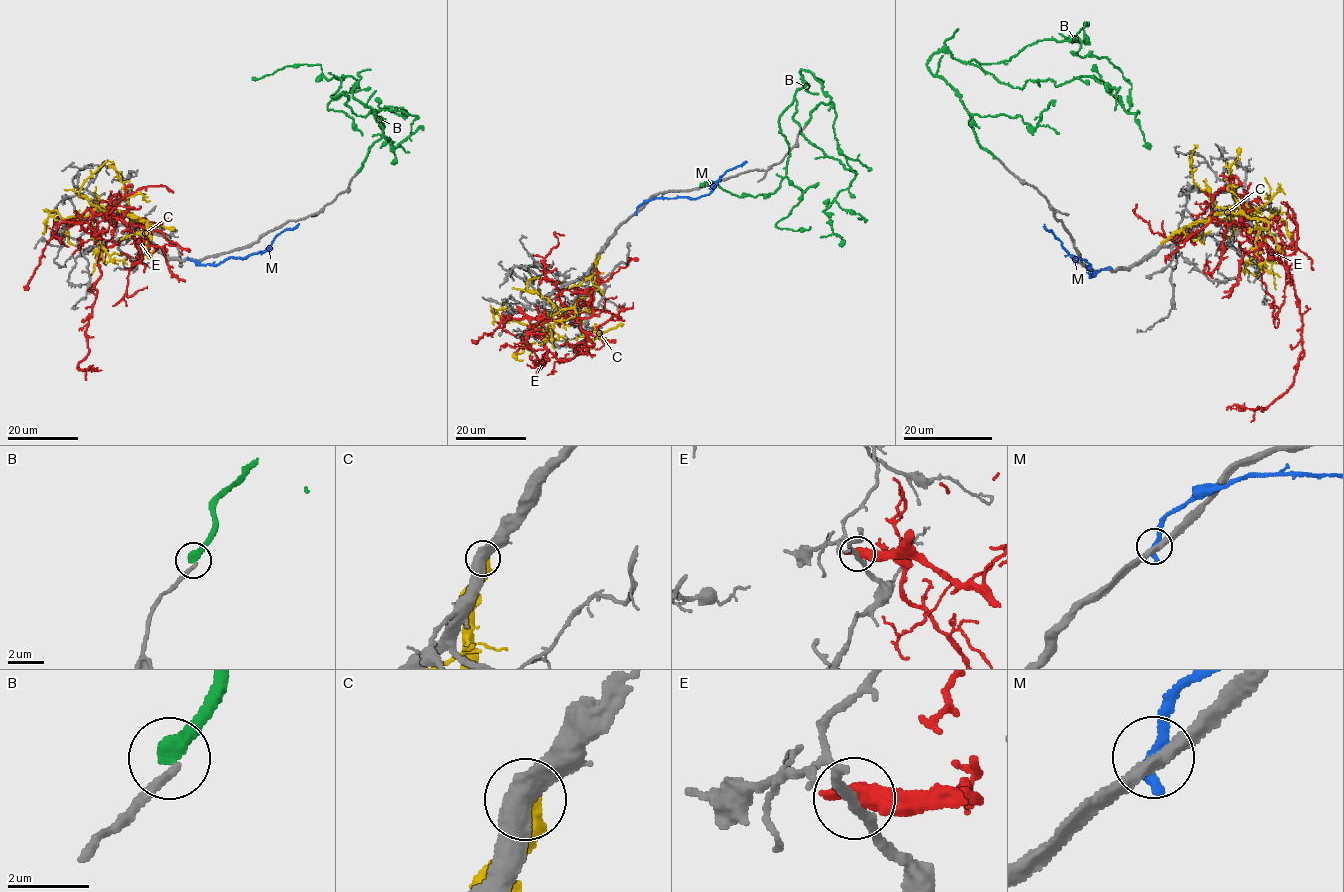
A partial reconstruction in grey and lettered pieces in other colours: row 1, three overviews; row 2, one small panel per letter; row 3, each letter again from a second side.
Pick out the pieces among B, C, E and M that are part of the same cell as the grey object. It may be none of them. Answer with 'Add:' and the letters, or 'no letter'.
Add: no letter

